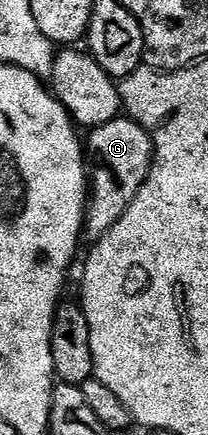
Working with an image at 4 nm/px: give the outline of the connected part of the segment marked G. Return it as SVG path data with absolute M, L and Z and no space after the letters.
M122 114L116 120L101 124L87 136L87 152L91 157L91 191L87 196L87 211L83 236L95 242L131 206L135 194L153 165L153 137L150 129L139 120Z

